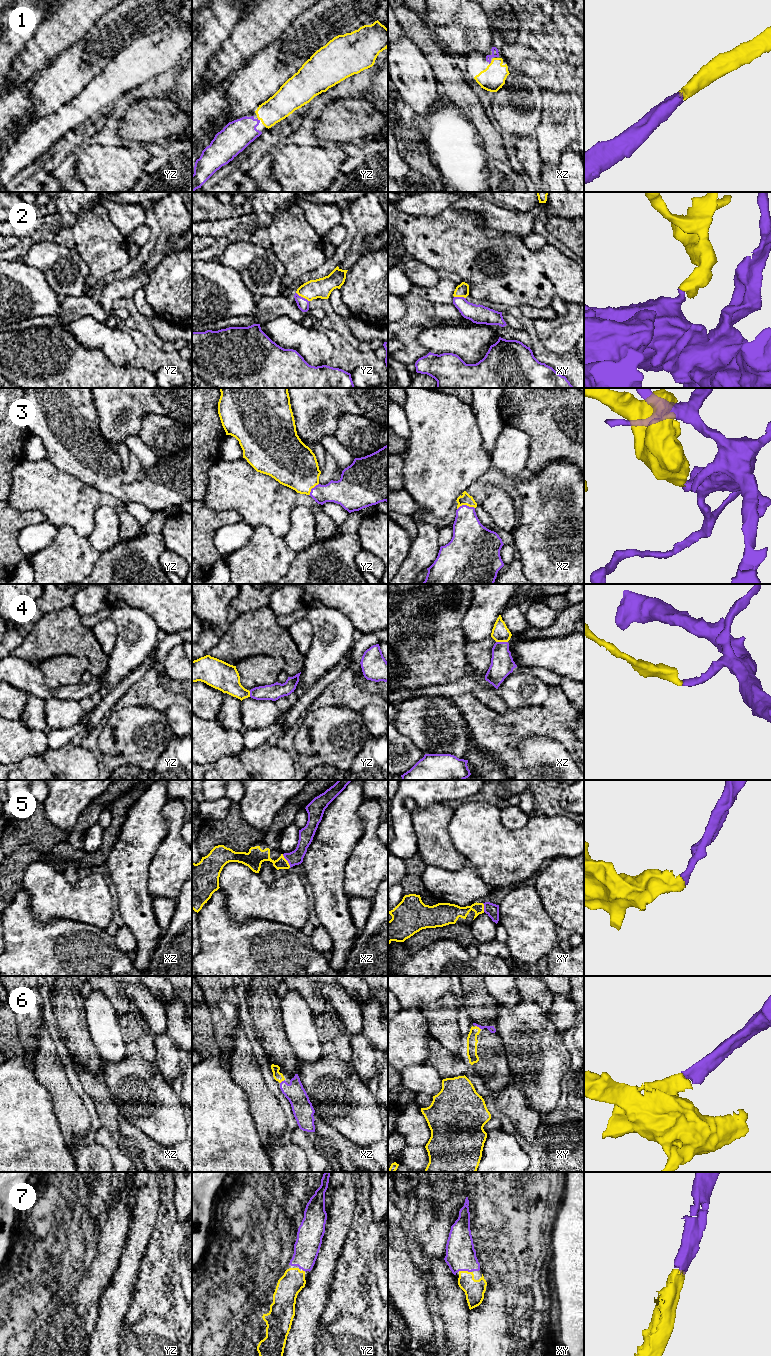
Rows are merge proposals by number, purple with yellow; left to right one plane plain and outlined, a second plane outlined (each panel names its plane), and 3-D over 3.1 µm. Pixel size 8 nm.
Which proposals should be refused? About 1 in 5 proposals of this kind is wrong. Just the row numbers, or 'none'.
none

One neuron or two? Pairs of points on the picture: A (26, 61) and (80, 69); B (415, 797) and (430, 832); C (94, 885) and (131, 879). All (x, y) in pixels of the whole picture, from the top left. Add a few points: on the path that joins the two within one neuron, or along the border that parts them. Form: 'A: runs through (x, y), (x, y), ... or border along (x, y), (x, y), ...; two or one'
A: border along (66, 48), (45, 66), (33, 80); two
B: border along (443, 803), (416, 810), (412, 817), (414, 831); two
C: border along (112, 888), (114, 894); two

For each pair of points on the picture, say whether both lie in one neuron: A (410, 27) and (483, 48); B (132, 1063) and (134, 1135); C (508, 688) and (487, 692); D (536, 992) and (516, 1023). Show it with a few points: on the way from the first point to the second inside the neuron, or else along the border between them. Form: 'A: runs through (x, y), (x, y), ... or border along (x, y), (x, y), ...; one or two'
A: border along (427, 21), (443, 45); two
B: border along (129, 1122), (136, 1125), (153, 1139); two
C: border along (497, 689), (508, 710); two
D: border along (522, 998), (533, 1000), (547, 1013); two

